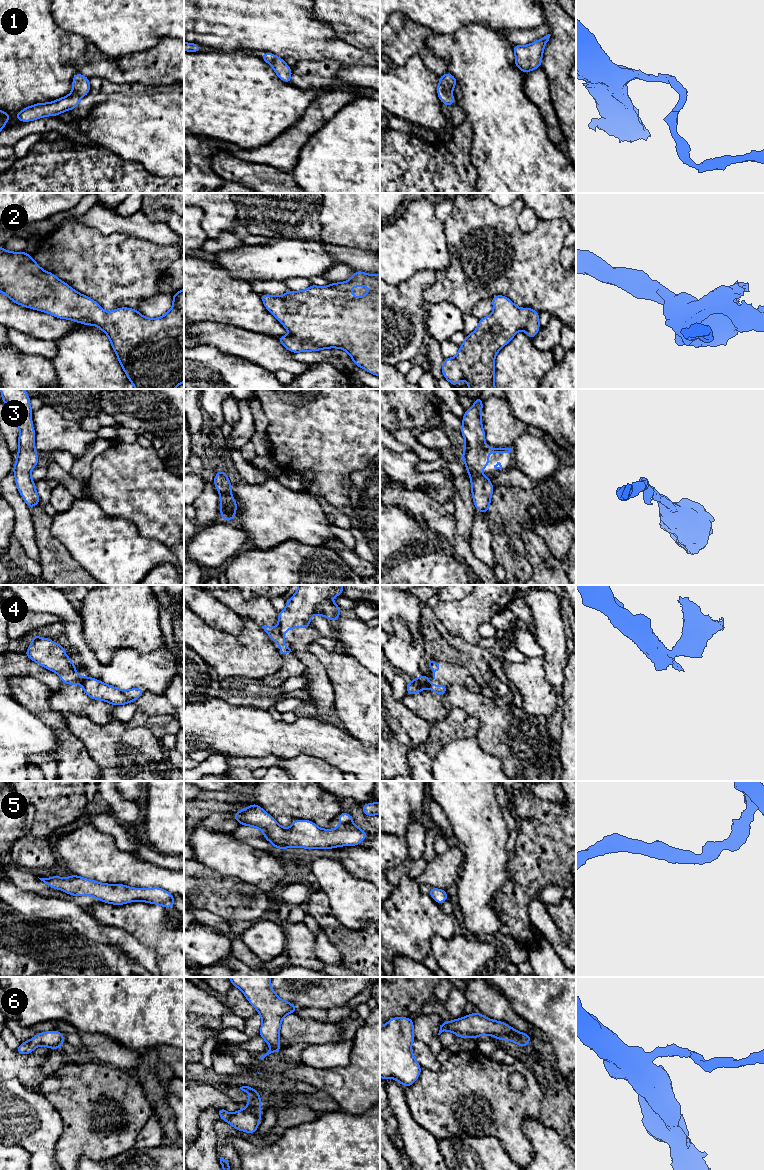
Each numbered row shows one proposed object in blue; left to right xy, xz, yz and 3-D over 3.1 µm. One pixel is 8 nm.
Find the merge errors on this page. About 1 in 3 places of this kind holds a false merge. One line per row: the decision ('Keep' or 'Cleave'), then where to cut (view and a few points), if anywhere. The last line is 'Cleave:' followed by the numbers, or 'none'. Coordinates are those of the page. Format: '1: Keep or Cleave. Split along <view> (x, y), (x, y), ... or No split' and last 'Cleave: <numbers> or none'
1: Keep. No split
2: Keep. No split
3: Keep. No split
4: Cleave. Split along xz (278, 625), (281, 635)
5: Keep. No split
6: Keep. No split
Cleave: 4

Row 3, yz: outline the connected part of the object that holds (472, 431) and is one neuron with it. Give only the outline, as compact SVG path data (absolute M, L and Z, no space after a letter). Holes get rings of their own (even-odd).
M480 396L474 398L475 404L465 410L462 418L461 434L465 438L464 454L460 455L467 467L467 474L471 478L471 492L475 508L481 513L488 514L490 500L494 486L489 476L479 472L488 466L489 453L509 453L511 448L487 447L485 443L485 431L482 428L481 411L483 401Z

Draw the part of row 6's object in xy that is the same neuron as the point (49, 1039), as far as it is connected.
M56 1030L37 1033L31 1040L21 1043L15 1051L25 1055L32 1053L37 1046L59 1049L63 1047L64 1037L64 1034Z

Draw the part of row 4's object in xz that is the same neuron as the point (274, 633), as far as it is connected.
M262 626L264 631L268 634L268 636L273 640L274 643L279 643L279 651L281 654L287 654L292 652L289 647L285 645L285 639L280 634L280 626L276 626L274 628L270 626Z

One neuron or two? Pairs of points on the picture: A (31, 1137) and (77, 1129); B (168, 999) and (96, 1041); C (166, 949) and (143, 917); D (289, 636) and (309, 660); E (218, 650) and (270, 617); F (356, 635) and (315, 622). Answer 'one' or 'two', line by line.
A: two
B: two
C: one
D: one
E: two
F: one

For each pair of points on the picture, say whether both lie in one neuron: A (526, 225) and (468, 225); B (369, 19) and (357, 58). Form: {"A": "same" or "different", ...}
{"A": "different", "B": "different"}

